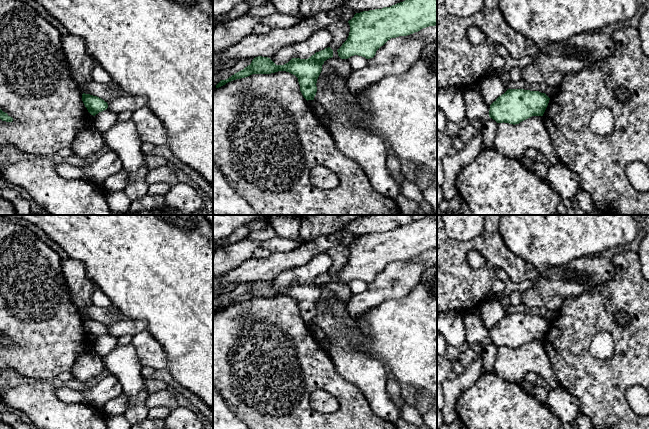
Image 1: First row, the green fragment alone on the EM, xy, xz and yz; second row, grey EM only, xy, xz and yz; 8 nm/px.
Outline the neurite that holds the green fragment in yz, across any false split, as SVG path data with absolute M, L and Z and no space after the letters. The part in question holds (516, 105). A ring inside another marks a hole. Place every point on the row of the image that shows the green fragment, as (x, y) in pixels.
M508 89L490 105L489 117L497 123L519 124L532 116L543 116L549 100L539 91Z

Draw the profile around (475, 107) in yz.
M478 86L463 90L463 97L468 119L484 119L486 115L489 115L490 105L485 103Z

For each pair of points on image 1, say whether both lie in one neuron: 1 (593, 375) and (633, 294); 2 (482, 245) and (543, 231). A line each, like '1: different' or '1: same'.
1: same
2: different

